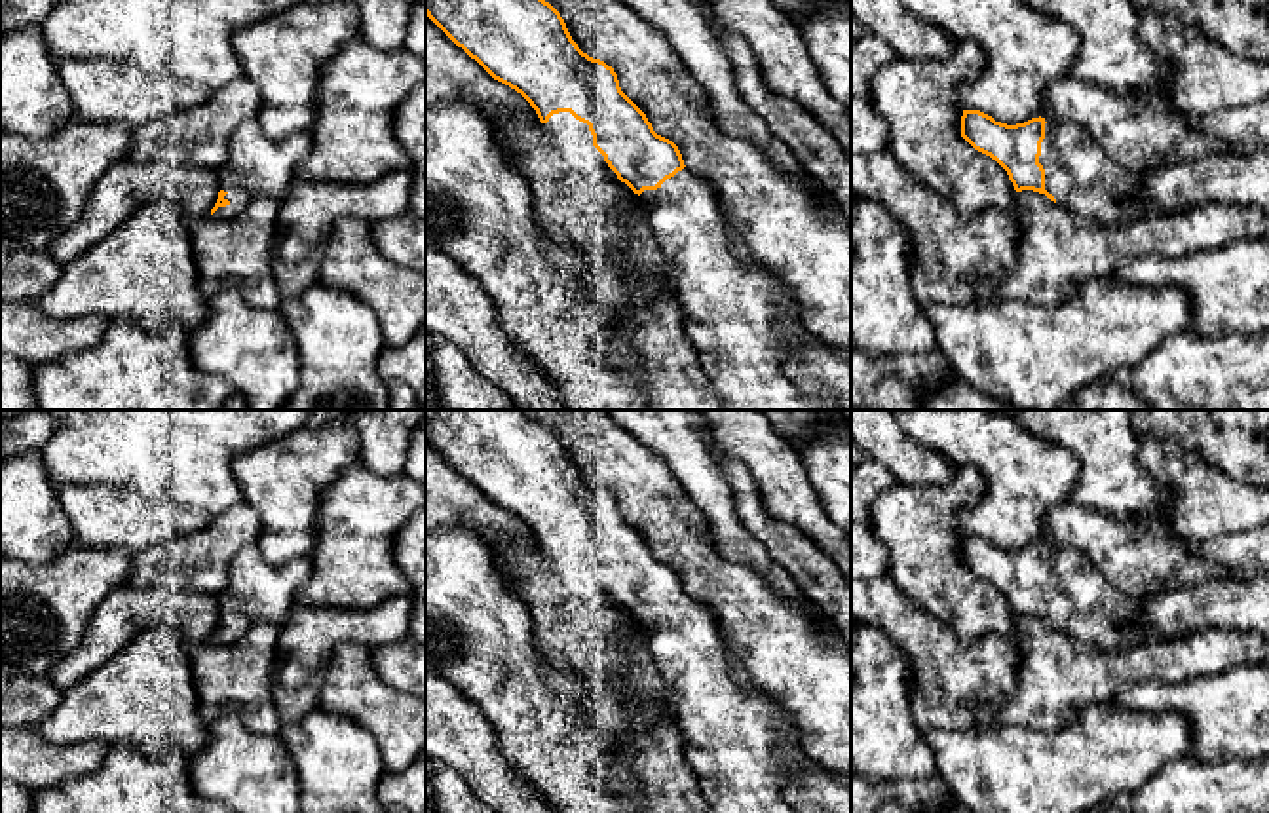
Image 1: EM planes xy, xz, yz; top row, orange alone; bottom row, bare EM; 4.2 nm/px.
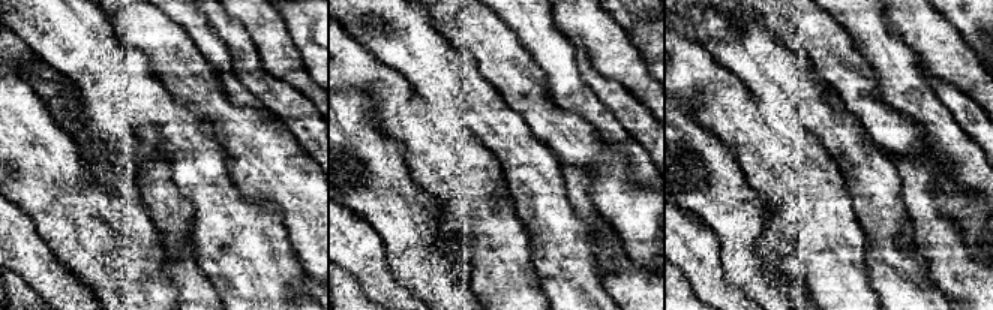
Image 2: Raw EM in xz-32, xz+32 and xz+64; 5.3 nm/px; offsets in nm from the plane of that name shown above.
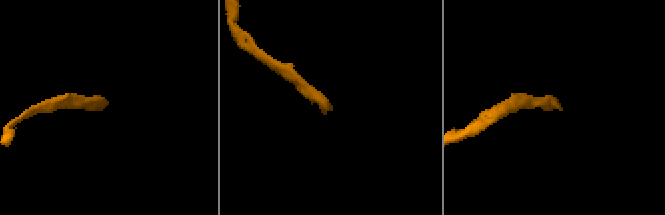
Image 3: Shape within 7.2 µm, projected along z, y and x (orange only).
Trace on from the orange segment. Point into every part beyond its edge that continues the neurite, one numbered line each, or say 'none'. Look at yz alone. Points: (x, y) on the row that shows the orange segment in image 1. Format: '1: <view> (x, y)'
1: yz (1079, 175)

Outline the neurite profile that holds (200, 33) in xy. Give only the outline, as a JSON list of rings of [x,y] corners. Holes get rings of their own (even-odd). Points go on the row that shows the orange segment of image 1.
[[[171,0],[173,74],[211,91],[243,78],[234,32],[300,2],[306,0]]]

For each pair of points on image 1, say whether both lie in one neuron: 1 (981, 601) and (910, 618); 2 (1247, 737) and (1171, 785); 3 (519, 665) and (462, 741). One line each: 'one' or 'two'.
1: two
2: two
3: two

